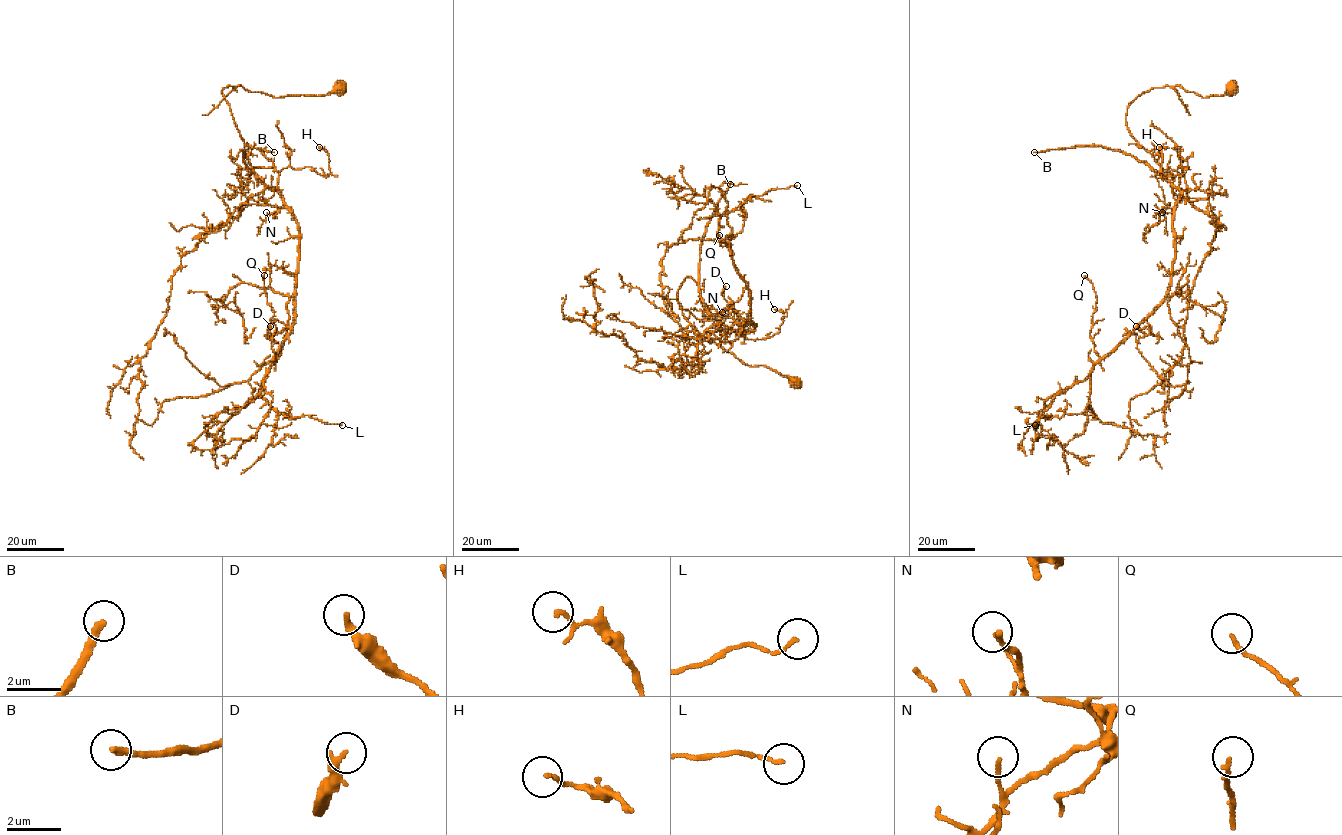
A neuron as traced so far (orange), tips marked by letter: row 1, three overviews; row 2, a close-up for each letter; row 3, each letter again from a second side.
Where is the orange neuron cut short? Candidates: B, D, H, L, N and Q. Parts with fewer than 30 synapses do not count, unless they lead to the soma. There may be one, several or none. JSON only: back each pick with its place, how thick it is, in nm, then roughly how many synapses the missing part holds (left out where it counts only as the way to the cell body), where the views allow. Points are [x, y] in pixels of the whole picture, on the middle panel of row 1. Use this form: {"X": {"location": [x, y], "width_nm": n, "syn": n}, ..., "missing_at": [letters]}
{"B": {"location": [730, 184], "width_nm": 240, "syn": 300}, "missing_at": ["B"]}

